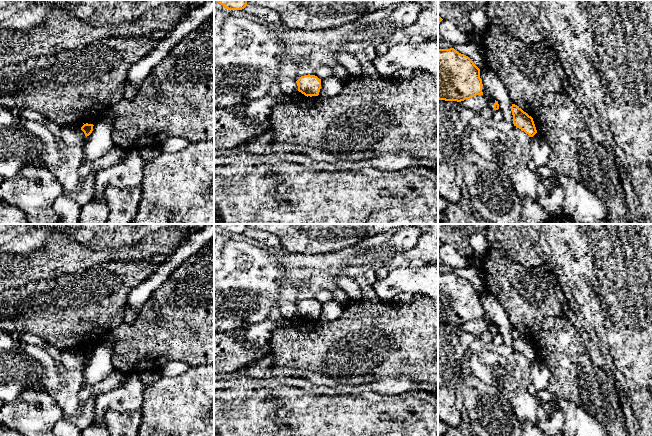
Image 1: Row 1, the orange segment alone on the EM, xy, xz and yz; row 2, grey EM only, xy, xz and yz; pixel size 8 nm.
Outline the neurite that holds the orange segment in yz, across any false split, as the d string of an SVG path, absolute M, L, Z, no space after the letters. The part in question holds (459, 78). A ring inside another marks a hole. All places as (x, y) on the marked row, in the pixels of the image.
M438 48L438 99L461 102L483 95L480 69L454 48Z

